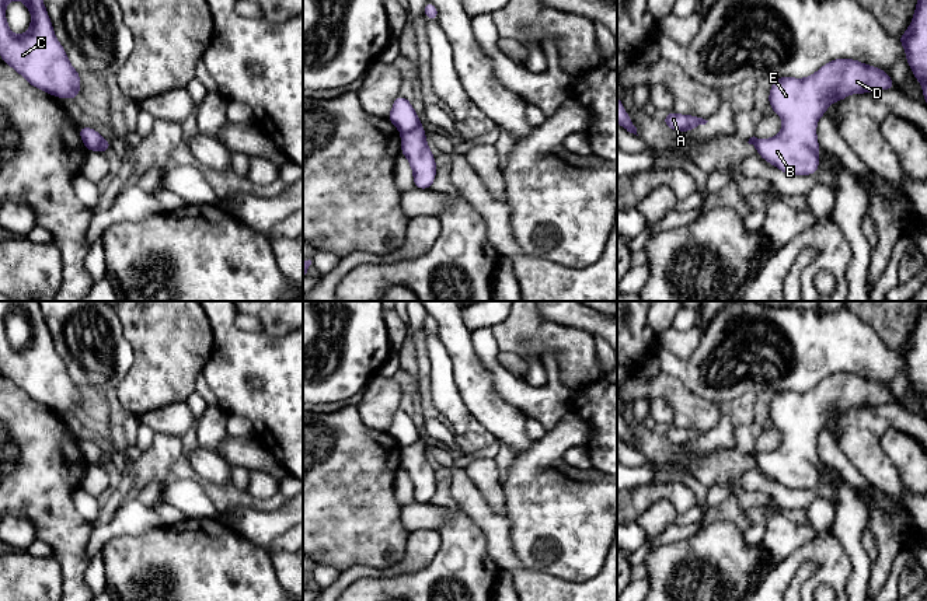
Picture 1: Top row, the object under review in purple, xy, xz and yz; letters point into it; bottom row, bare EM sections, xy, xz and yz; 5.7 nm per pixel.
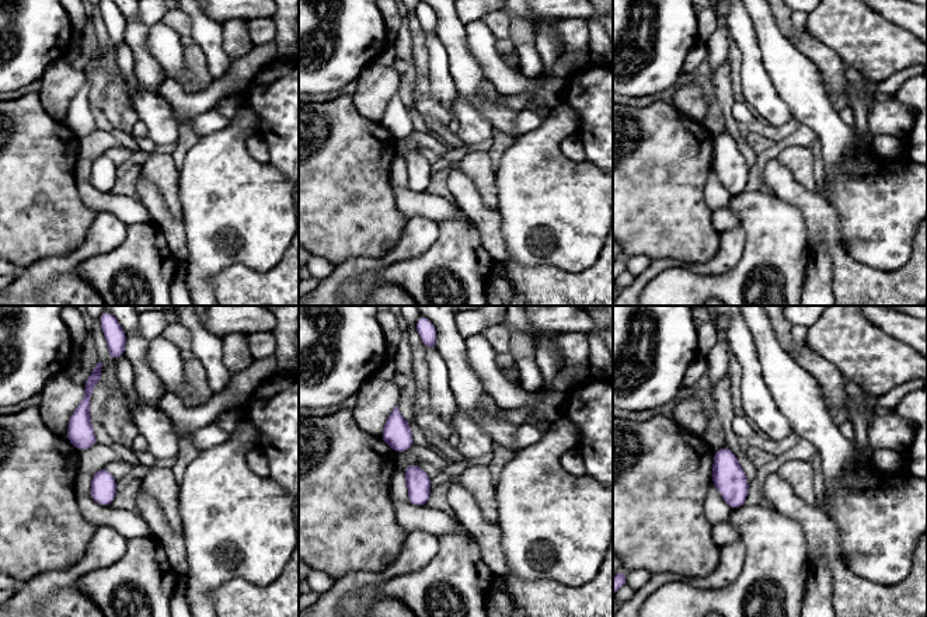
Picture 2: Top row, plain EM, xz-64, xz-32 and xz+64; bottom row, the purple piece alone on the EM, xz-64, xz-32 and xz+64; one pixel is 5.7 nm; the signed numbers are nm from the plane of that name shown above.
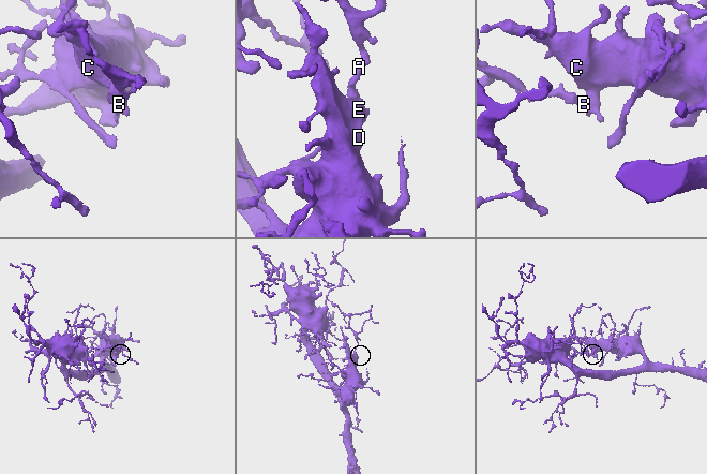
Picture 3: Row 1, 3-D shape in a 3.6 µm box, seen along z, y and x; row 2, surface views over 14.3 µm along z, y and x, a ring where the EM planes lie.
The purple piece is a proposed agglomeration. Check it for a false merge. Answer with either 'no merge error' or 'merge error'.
merge error

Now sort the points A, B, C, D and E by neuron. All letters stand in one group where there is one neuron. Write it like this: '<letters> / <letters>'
A / B C D E

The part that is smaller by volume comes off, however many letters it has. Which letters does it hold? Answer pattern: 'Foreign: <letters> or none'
Foreign: A

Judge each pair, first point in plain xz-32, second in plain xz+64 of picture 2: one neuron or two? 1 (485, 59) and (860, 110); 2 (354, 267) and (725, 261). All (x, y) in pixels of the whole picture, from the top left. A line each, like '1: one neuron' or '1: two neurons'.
1: one neuron
2: one neuron

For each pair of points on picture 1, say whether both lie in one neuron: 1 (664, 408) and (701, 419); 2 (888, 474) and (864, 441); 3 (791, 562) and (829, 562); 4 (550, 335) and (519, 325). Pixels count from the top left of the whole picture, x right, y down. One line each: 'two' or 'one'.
1: two
2: one
3: one
4: one

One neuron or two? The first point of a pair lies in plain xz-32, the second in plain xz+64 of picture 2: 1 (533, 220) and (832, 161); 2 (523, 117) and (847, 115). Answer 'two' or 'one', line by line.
1: two
2: one

